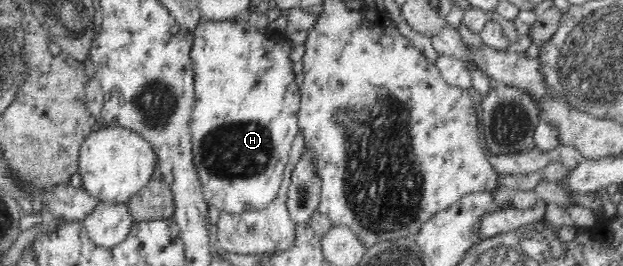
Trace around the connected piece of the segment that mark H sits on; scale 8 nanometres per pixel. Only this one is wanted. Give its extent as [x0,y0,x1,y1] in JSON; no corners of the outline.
[190,18,300,214]

